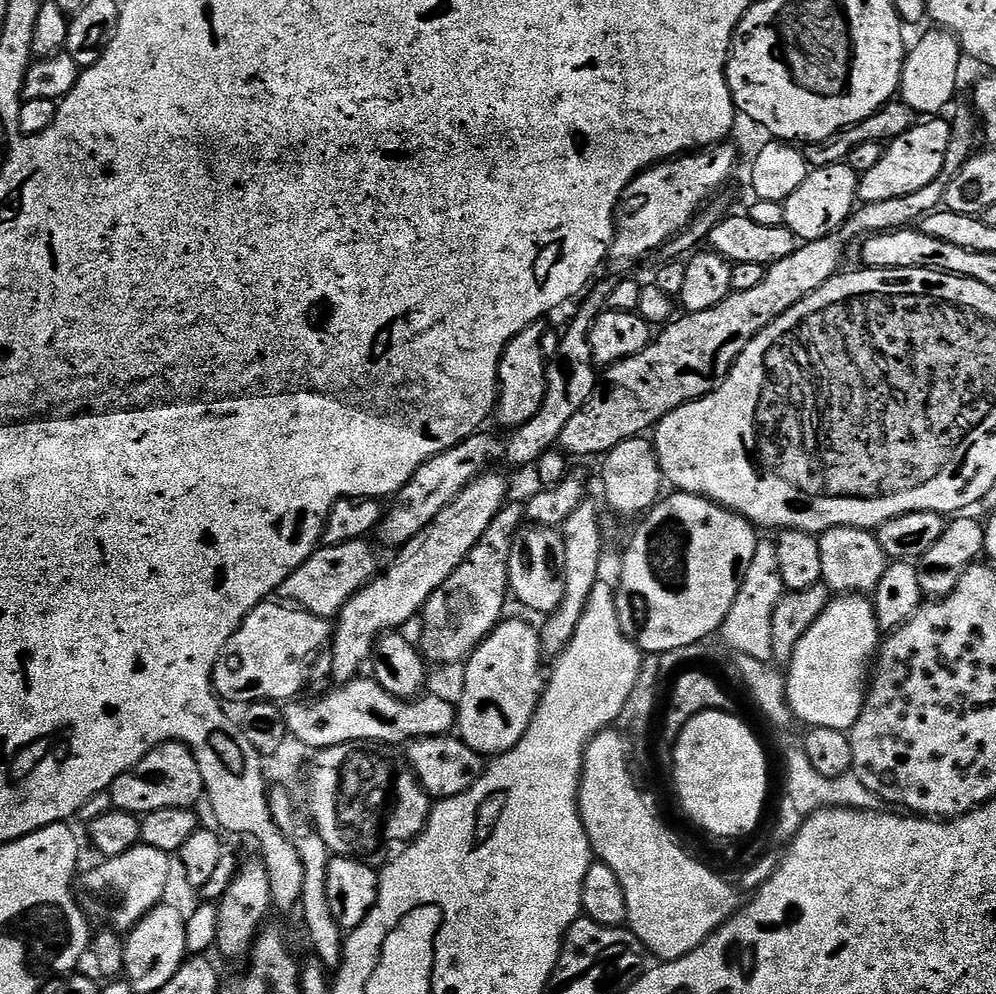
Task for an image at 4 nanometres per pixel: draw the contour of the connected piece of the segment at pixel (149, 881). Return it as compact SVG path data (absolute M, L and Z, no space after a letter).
M141 843L139 846L126 850L121 856L109 856L97 868L92 868L84 876L84 892L104 911L104 916L109 920L111 927L121 934L127 934L135 928L150 910L154 910L165 899L164 891L168 888L168 875L172 872L169 853L154 850Z

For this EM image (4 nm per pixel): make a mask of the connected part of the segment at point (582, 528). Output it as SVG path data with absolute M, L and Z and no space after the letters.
M586 498L566 518L562 526L565 540L565 594L557 609L546 616L544 625L539 625L540 651L545 657L555 658L566 650L570 638L574 638L574 630L578 630L578 622L588 608L590 594L594 594L594 586L601 583L600 563L604 560L604 536L600 533L600 512L592 498Z

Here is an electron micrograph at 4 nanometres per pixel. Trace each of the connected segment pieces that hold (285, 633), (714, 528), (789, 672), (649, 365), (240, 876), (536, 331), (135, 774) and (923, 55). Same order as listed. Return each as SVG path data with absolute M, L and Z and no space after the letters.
M265 602L259 604L255 610L253 610L248 617L241 622L240 628L230 638L230 642L226 642L224 649L220 651L220 657L218 662L212 668L212 686L213 689L221 701L229 702L233 700L234 703L240 704L240 706L247 706L255 701L273 701L273 702L288 702L296 696L304 688L304 675L308 672L308 659L319 650L320 647L327 645L330 640L330 624L329 621L323 620L320 616L315 616L307 612L305 608L298 608L295 606L289 606L287 603L279 602L280 604L272 604L273 602Z
M679 490L673 491L671 494L673 496L665 495L657 500L655 506L648 509L643 519L639 521L641 524L637 526L636 533L633 534L632 541L629 542L628 549L625 550L624 557L620 560L620 585L617 583L614 588L618 622L622 626L624 635L633 640L639 646L641 653L644 654L663 654L674 650L682 650L686 646L703 645L707 636L714 635L715 637L721 631L723 620L730 613L730 608L734 604L735 598L738 597L739 587L742 586L746 570L749 569L750 562L754 559L758 541L757 529L748 519L739 516L737 512L723 508L721 504L715 504L714 501L708 500L704 496L695 496L689 492Z
M840 594L835 598L829 599L825 603L824 608L818 614L818 618L814 622L814 626L810 626L810 630L806 630L806 634L802 634L802 638L798 642L798 646L794 650L792 660L786 665L786 683L788 685L788 706L793 717L804 723L808 728L829 728L830 730L842 730L851 733L854 722L858 722L858 718L864 709L864 697L867 693L870 683L870 669L874 664L874 657L877 655L878 649L882 643L882 629L880 623L876 621L876 609L873 601L864 594Z
M960 116L957 120L951 121L950 146L946 149L944 172L938 180L930 182L930 186L922 186L922 190L909 196L890 198L890 202L861 203L853 211L851 220L847 220L840 231L830 234L826 238L809 240L803 246L797 247L796 252L790 254L790 258L782 258L782 262L767 265L762 282L758 282L758 286L754 286L751 290L732 292L725 300L718 302L718 306L714 306L710 310L689 312L681 315L681 320L673 319L661 331L665 332L661 336L659 333L652 343L646 346L646 350L625 360L615 361L609 367L612 369L605 376L603 373L596 393L586 402L586 406L582 406L582 410L578 410L574 414L574 418L570 418L570 422L566 422L566 430L562 430L560 435L559 447L572 458L575 456L603 457L624 440L643 437L647 433L644 432L647 428L648 431L655 429L660 420L666 418L666 414L710 394L727 378L728 371L732 369L734 362L742 354L742 350L746 350L748 343L757 339L760 332L766 330L766 326L770 326L779 316L786 314L786 310L790 310L795 304L802 302L810 294L814 294L814 290L821 288L827 280L831 280L841 271L840 263L844 260L844 251L847 250L851 240L859 241L861 238L877 232L893 232L899 228L911 228L943 205L949 182L959 174L960 167L977 151L978 124L975 119L973 120L968 116Z
M259 858L248 860L245 864L243 861L224 896L218 901L218 938L215 951L221 952L228 960L240 960L243 956L245 959L265 927L264 919L267 918L268 911L271 913L273 908L270 877L266 875L264 861Z
M540 322L532 324L504 348L500 359L500 395L494 413L494 420L497 420L504 430L521 428L538 414L538 410L542 410L548 385L548 365L546 355L544 356L544 326Z
M169 740L167 744L160 744L154 750L139 760L135 766L126 774L122 774L112 783L112 806L113 809L131 812L133 814L143 814L145 812L153 812L156 808L190 808L195 809L196 803L205 799L204 795L204 779L202 778L202 770L198 766L198 762L192 757L192 752L181 744L178 740Z
M932 30L936 32L928 32L925 34L924 37L921 38L920 41L917 42L916 45L909 47L907 49L905 58L904 58L904 69L902 70L902 78L900 79L900 91L898 93L899 99L905 104L906 106L910 106L912 111L919 114L921 117L924 118L932 118L935 117L937 114L943 113L940 112L943 110L944 107L947 106L948 103L951 102L952 99L956 96L956 83L960 80L960 60L962 61L962 49L960 43L957 42L955 36L952 35L951 32L947 30Z

